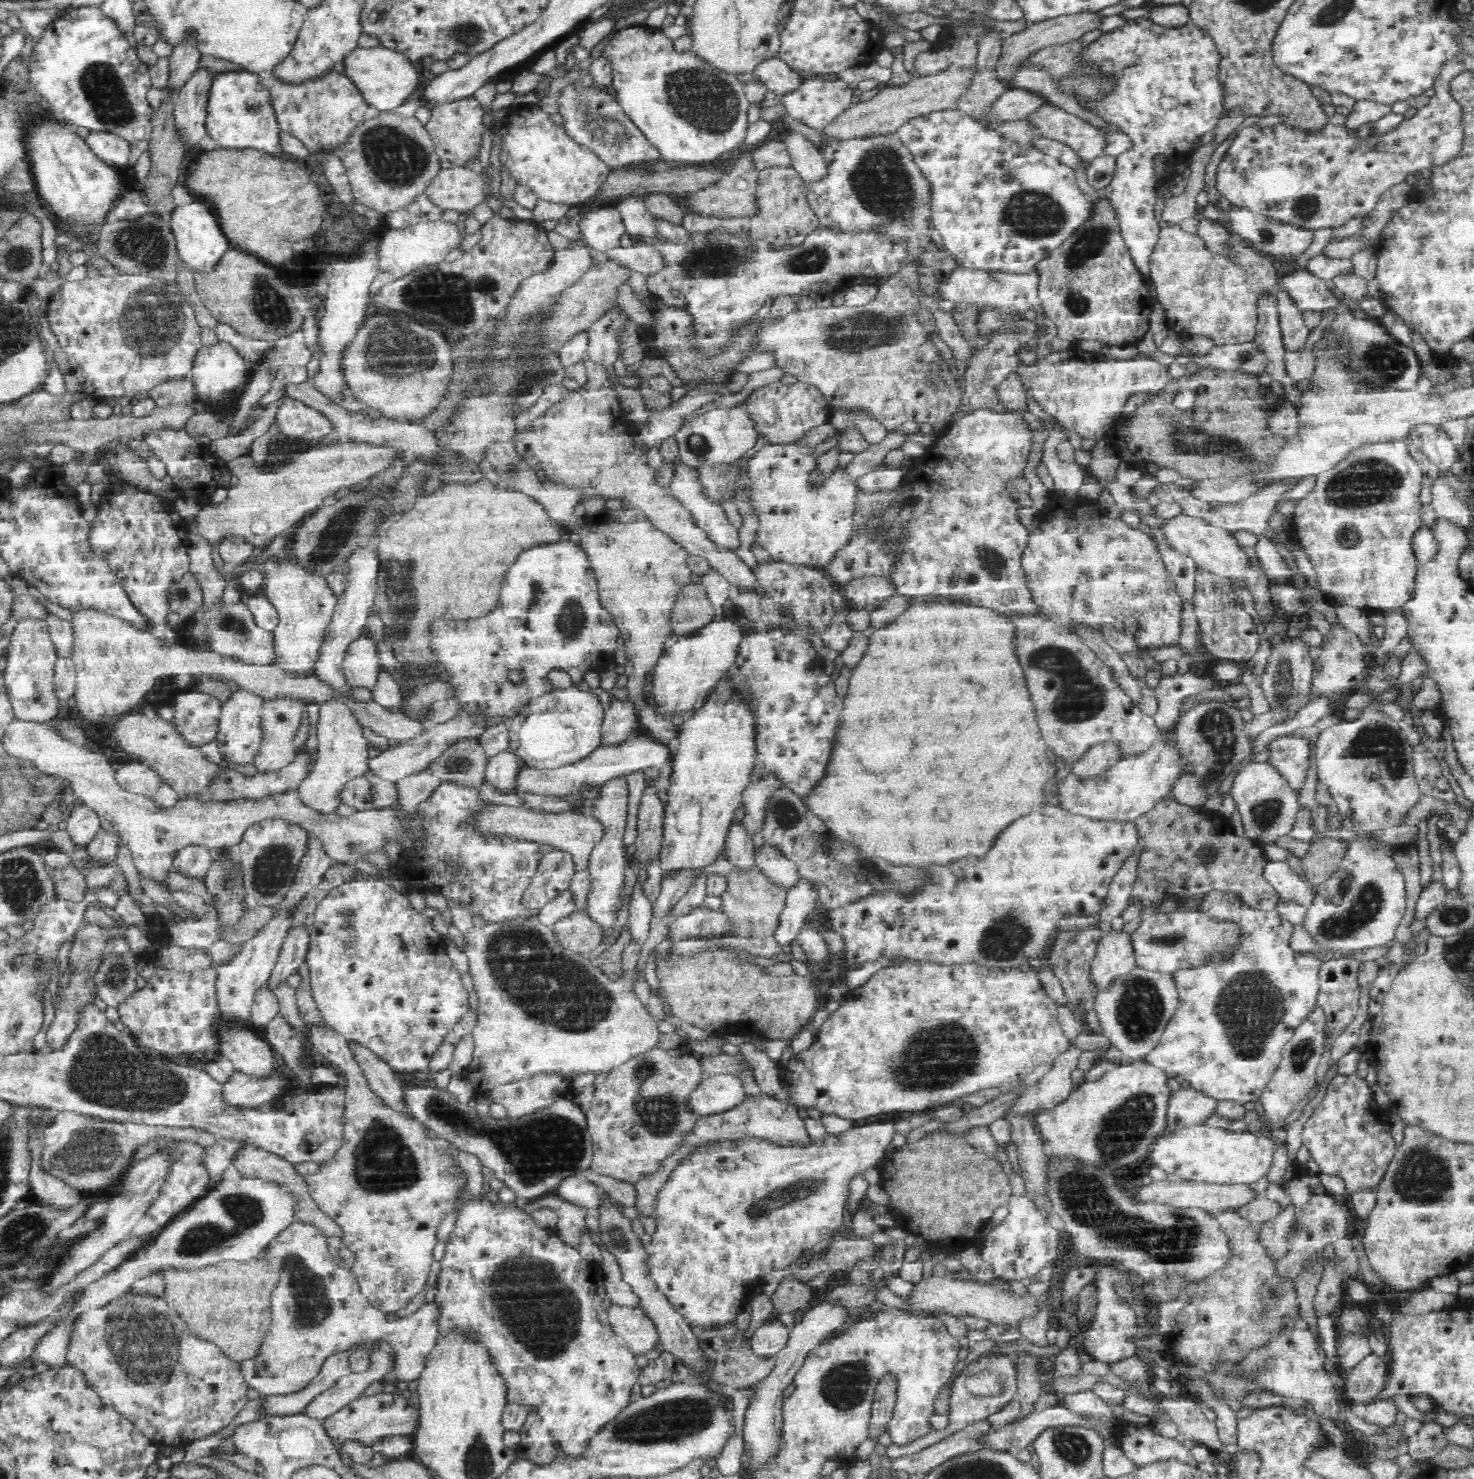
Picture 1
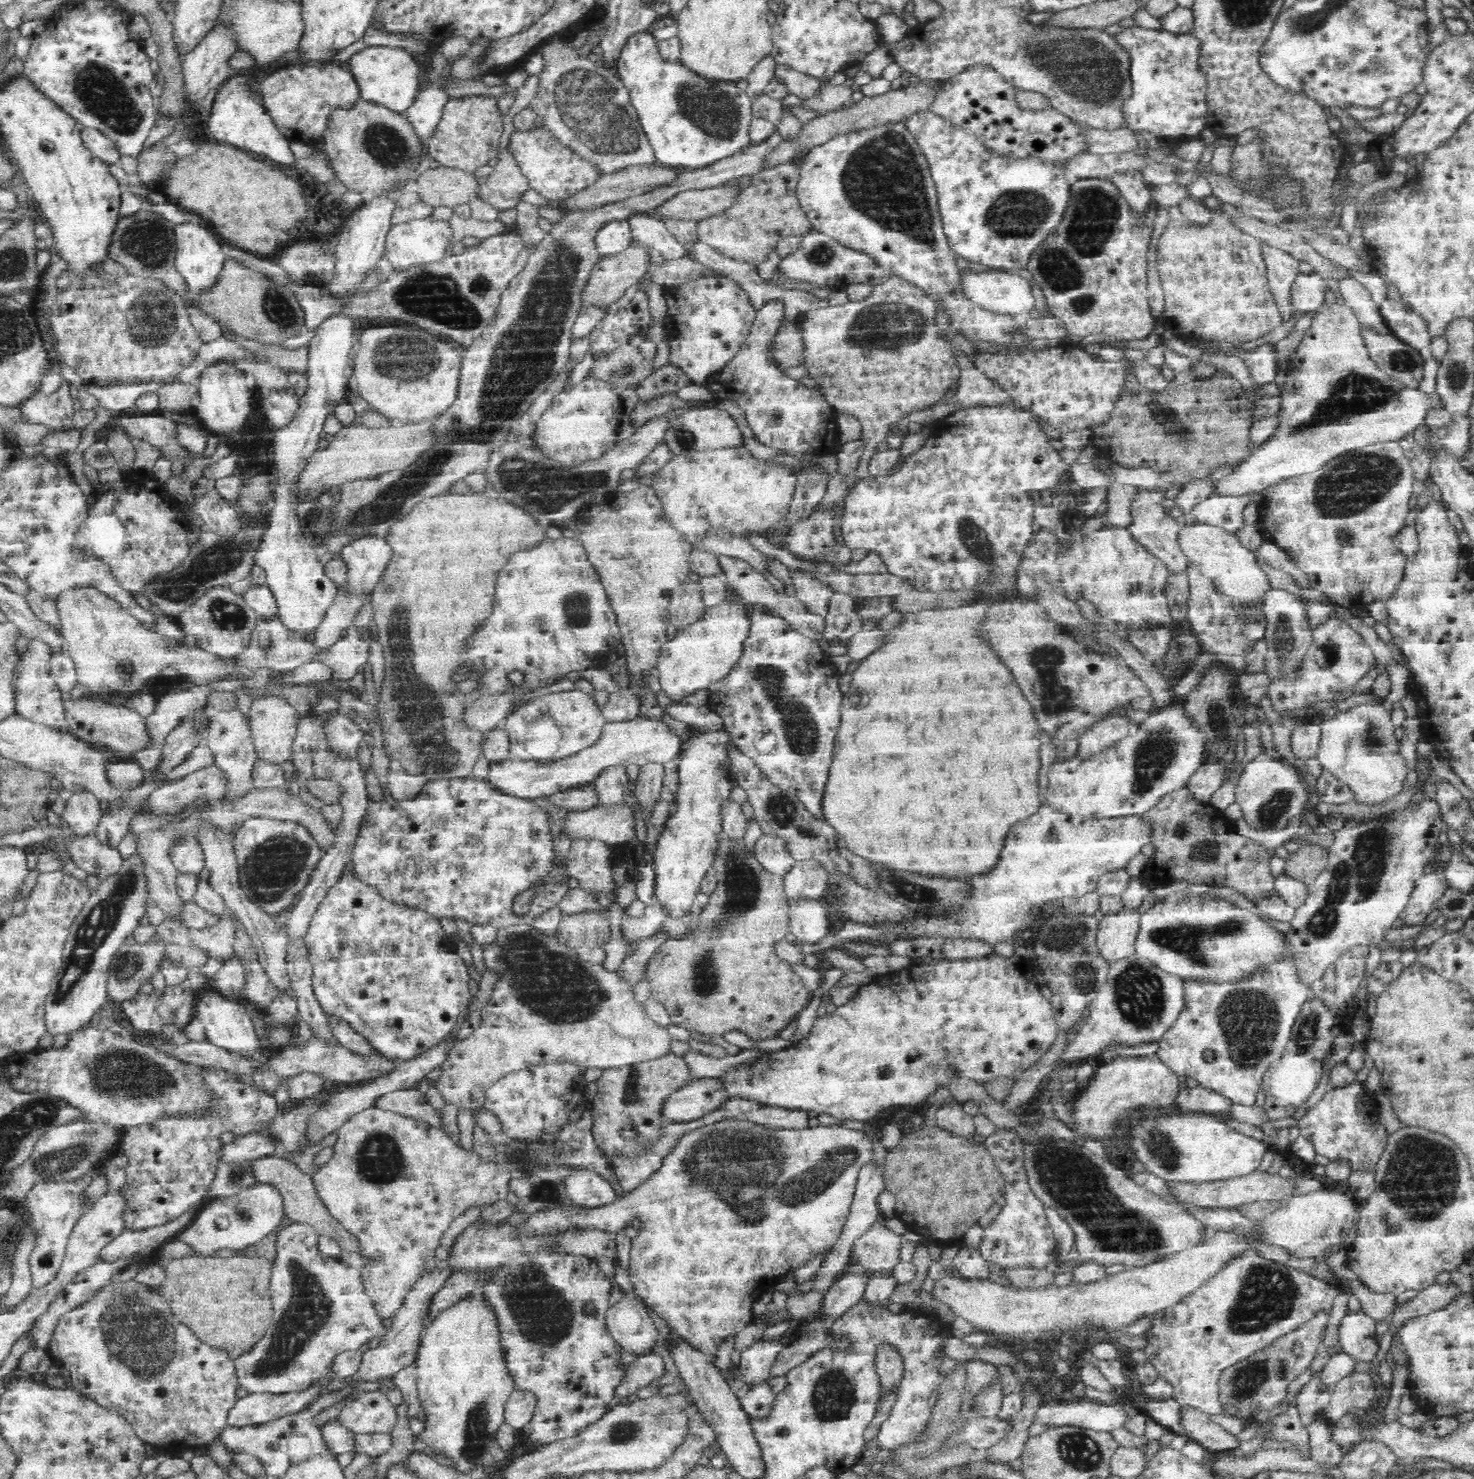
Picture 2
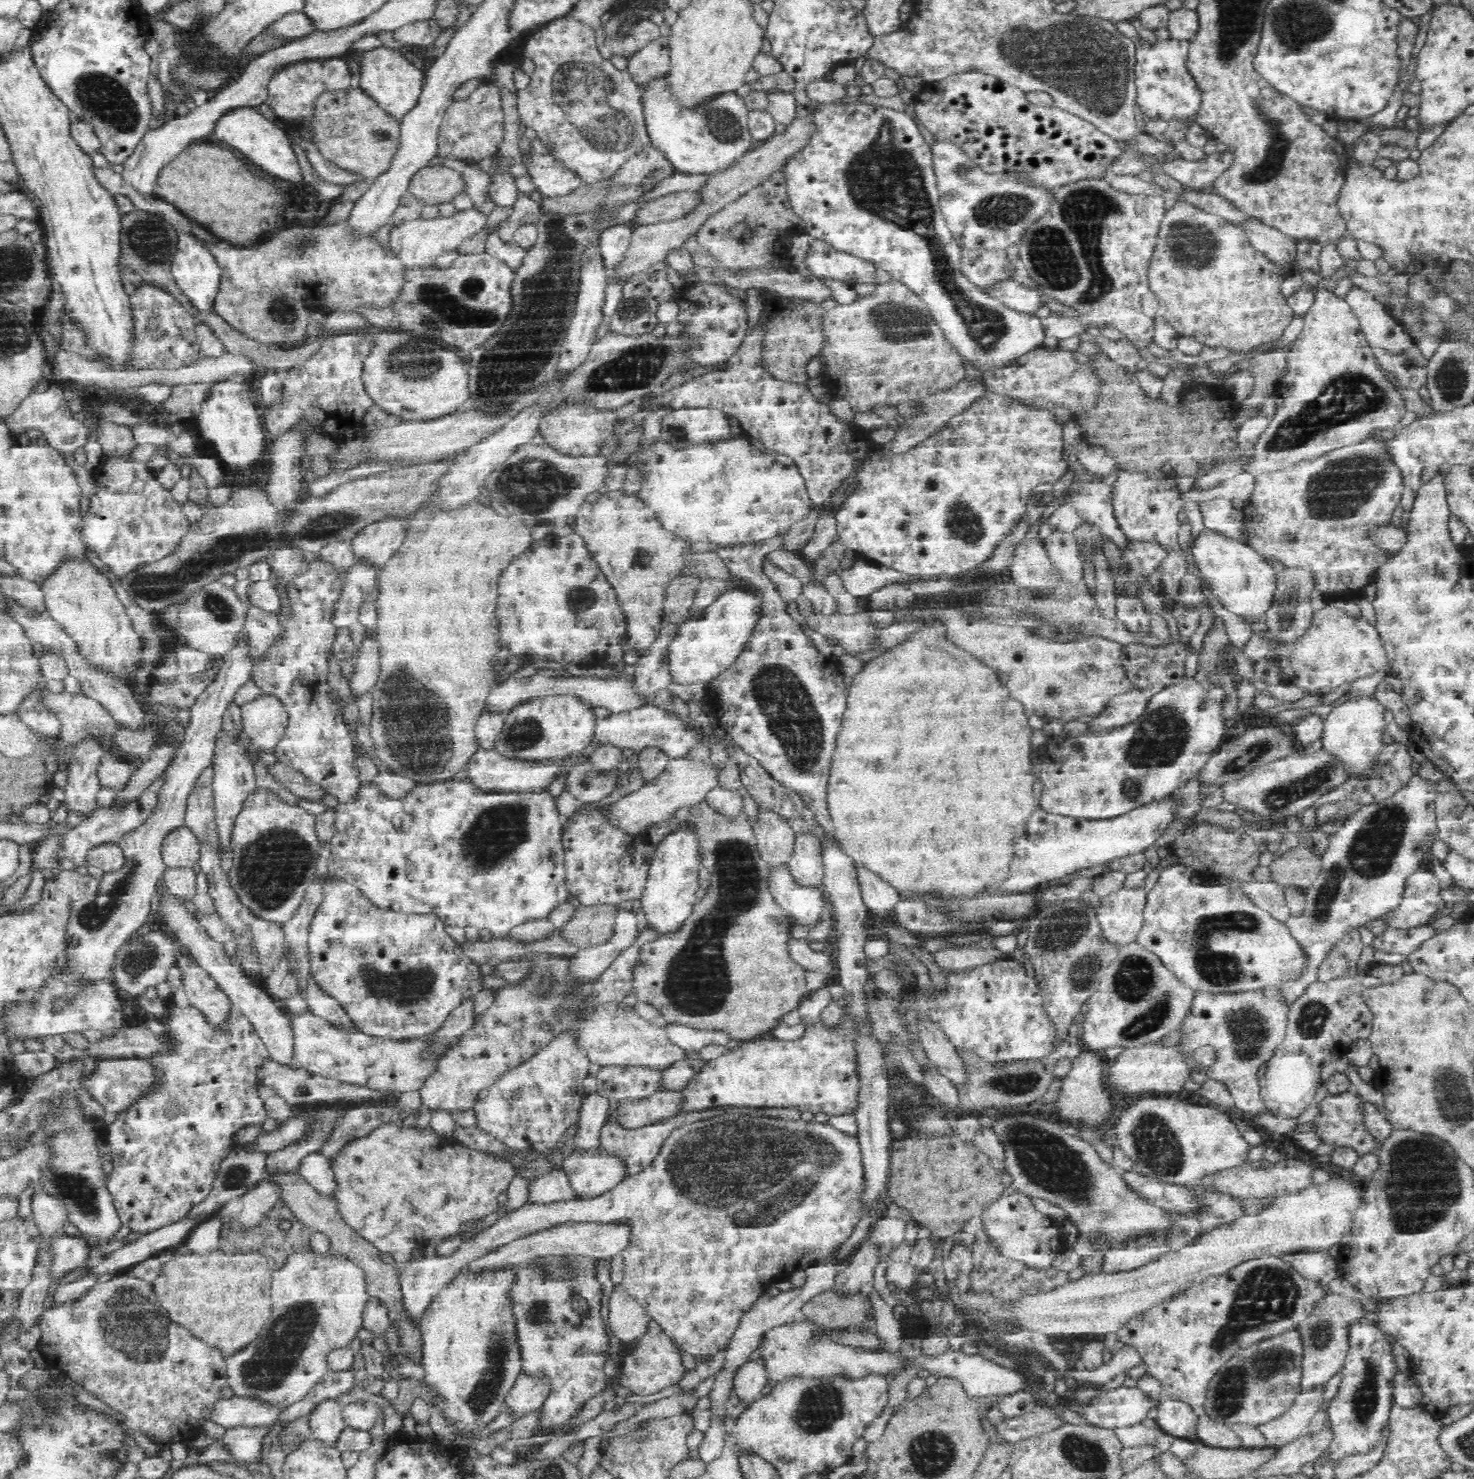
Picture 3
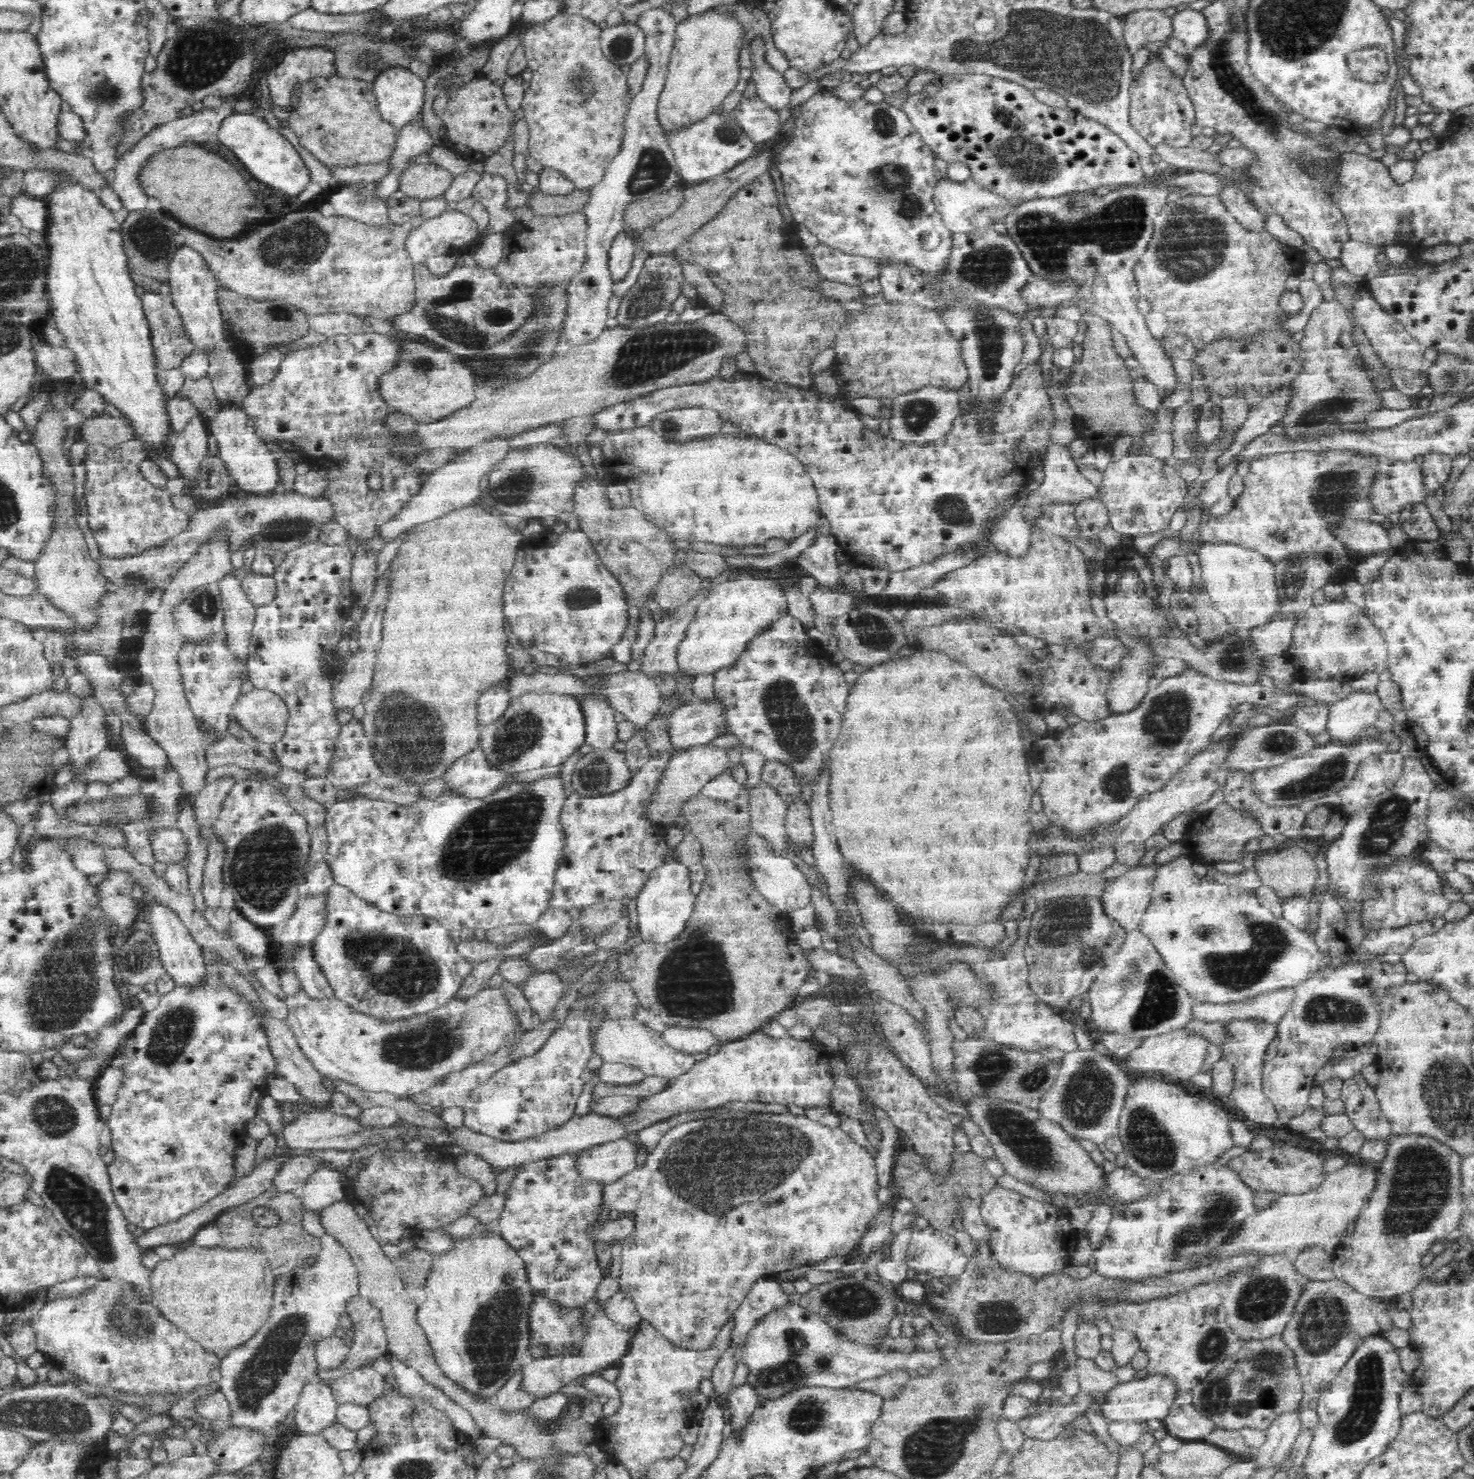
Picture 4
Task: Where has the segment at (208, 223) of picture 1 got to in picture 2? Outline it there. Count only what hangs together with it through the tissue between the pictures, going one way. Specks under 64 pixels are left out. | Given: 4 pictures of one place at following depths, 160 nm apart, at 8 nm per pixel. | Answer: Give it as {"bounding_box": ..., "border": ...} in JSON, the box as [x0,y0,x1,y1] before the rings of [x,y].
{"bounding_box":[175,222,224,297],"border":[[[184,222],[175,225],[175,267],[178,274],[182,275],[193,297],[209,293],[218,284],[218,276],[224,268],[224,254],[217,240],[199,224]]]}

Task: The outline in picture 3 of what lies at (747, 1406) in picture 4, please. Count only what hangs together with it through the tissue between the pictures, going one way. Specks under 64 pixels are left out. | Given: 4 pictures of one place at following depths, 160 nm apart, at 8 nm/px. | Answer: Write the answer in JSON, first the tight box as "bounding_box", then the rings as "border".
{"bounding_box":[733,1360,767,1406],"border":[[[750,1360],[738,1370],[733,1390],[740,1404],[752,1406],[763,1396],[762,1390],[767,1382],[766,1375],[766,1369],[760,1360]]]}

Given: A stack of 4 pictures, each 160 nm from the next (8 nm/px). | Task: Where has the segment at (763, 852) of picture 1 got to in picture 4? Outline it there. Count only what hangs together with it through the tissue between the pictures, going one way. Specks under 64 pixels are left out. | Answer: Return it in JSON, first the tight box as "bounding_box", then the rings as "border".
{"bounding_box":[747,781,792,854],"border":[[[760,781],[747,796],[751,812],[751,829],[766,837],[770,845],[782,853],[792,854],[786,834],[786,813],[788,804],[770,783]]]}

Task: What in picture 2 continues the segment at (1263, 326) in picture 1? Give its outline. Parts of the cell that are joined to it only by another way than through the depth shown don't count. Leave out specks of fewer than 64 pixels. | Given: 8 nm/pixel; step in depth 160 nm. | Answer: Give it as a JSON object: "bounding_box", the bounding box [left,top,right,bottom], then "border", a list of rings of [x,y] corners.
{"bounding_box":[1237,343,1278,387],"border":[[[1273,343],[1262,344],[1253,352],[1240,351],[1237,354],[1246,363],[1253,384],[1258,384],[1261,387],[1266,383],[1274,381],[1278,370]]]}

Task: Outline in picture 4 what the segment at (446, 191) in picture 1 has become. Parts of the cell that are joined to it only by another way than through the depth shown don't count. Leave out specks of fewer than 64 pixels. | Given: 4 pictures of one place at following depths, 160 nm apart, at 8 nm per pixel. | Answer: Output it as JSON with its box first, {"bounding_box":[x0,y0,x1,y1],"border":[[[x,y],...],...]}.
{"bounding_box":[397,163,453,202],"border":[[[410,163],[399,175],[397,190],[420,202],[444,196],[453,174],[436,163]]]}

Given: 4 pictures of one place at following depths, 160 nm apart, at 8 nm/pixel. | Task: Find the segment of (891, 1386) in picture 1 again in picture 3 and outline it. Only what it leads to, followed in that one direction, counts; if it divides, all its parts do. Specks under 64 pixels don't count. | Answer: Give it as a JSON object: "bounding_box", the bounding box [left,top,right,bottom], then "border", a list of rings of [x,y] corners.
{"bounding_box":[868,1287,904,1353],"border":[[[870,1287],[868,1289],[870,1301],[873,1302],[873,1308],[875,1309],[873,1331],[876,1332],[876,1335],[878,1335],[880,1339],[884,1340],[884,1346],[879,1350],[899,1353],[904,1338],[902,1323],[896,1320],[892,1308],[886,1304],[878,1292]]]}

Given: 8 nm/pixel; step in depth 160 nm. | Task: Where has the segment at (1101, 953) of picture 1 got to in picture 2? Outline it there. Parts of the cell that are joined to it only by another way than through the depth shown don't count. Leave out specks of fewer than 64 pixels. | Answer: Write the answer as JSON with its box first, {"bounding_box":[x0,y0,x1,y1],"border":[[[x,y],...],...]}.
{"bounding_box":[1097,907,1140,964],"border":[[[1122,907],[1116,914],[1104,915],[1099,921],[1097,945],[1108,964],[1135,953],[1140,920],[1137,908]]]}

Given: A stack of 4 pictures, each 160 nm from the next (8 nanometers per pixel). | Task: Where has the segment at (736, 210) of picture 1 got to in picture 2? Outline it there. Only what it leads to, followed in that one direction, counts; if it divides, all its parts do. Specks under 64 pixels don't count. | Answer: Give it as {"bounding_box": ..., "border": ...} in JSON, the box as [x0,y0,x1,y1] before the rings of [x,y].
{"bounding_box":[652,184,740,222],"border":[[[729,184],[718,188],[702,190],[686,190],[664,202],[652,216],[658,220],[691,220],[700,222],[706,218],[722,214],[730,208],[740,192],[731,188]]]}

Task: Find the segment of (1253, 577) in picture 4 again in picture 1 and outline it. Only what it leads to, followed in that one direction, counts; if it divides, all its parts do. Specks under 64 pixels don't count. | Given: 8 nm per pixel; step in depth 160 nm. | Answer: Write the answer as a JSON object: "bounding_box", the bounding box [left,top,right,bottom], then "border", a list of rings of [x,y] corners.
{"bounding_box":[1162,513,1252,589],"border":[[[1184,513],[1166,519],[1162,529],[1164,529],[1164,535],[1166,535],[1171,548],[1184,556],[1192,558],[1197,569],[1224,578],[1230,581],[1231,586],[1238,584],[1238,586],[1248,589],[1248,586],[1250,586],[1248,572],[1252,570],[1252,562],[1250,562],[1250,558],[1246,556],[1246,552],[1240,548],[1237,540],[1234,539],[1229,530],[1203,518],[1196,518]]]}

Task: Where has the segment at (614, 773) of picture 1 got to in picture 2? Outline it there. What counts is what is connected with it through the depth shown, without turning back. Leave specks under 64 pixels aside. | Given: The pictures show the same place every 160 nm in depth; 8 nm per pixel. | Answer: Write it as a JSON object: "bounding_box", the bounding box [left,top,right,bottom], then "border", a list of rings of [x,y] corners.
{"bounding_box":[486,715,683,798],"border":[[[638,715],[625,721],[608,722],[602,725],[598,740],[570,756],[550,761],[538,762],[506,757],[501,761],[490,763],[486,771],[487,783],[504,794],[518,798],[550,797],[557,792],[574,788],[593,781],[595,776],[607,766],[634,764],[641,767],[647,762],[678,761],[683,748],[683,740],[678,734],[672,734],[668,723],[662,719],[653,719]]]}

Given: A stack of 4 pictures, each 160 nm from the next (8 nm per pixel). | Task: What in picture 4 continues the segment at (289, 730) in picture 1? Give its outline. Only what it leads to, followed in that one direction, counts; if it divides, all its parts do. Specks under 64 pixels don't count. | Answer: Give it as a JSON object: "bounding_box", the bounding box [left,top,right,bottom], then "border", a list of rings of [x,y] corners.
{"bounding_box":[232,689,290,744],"border":[[[266,689],[242,694],[233,706],[232,717],[243,730],[261,743],[274,744],[286,732],[290,711],[286,701]]]}

